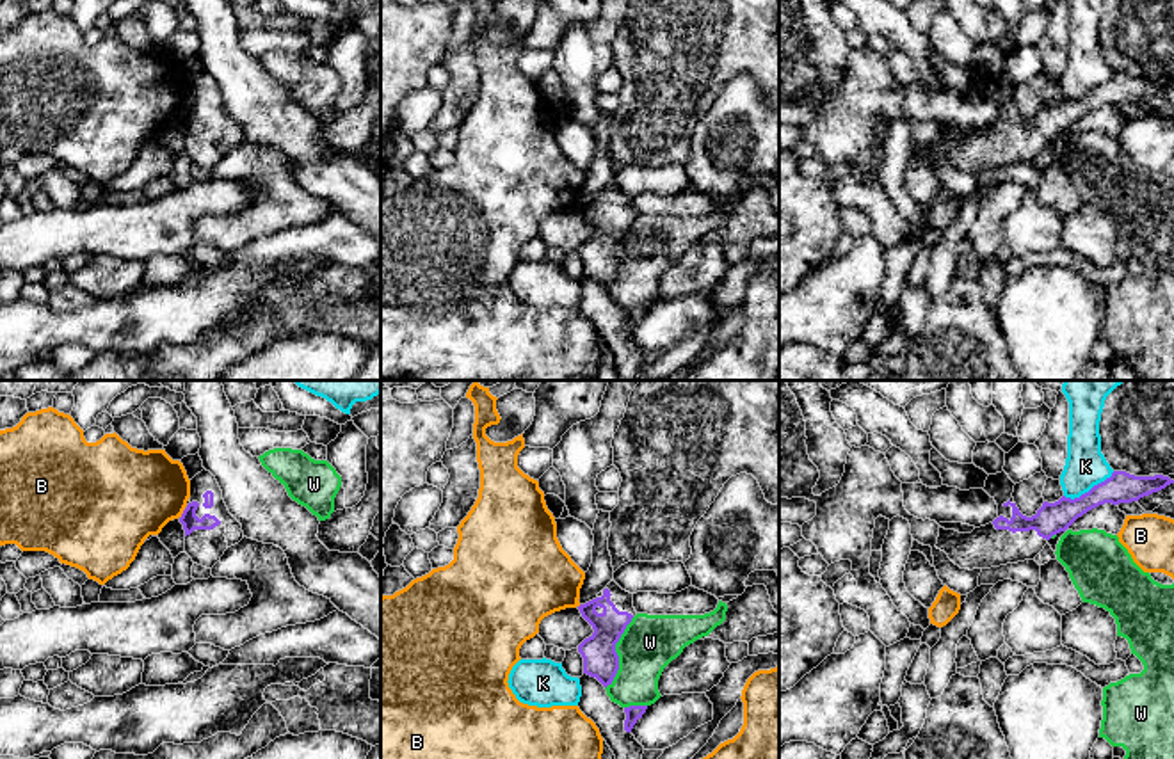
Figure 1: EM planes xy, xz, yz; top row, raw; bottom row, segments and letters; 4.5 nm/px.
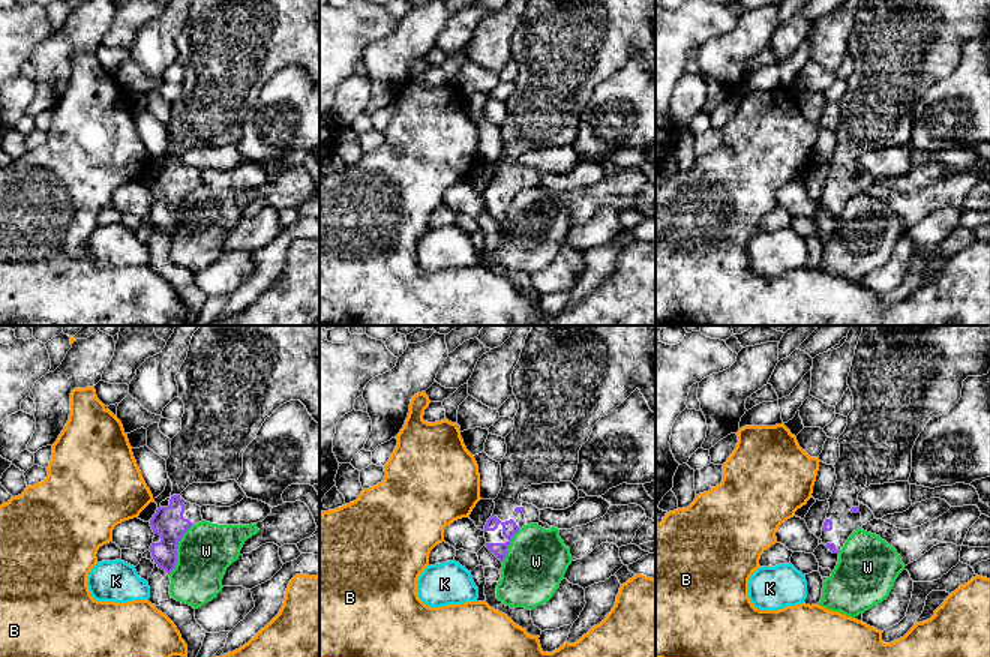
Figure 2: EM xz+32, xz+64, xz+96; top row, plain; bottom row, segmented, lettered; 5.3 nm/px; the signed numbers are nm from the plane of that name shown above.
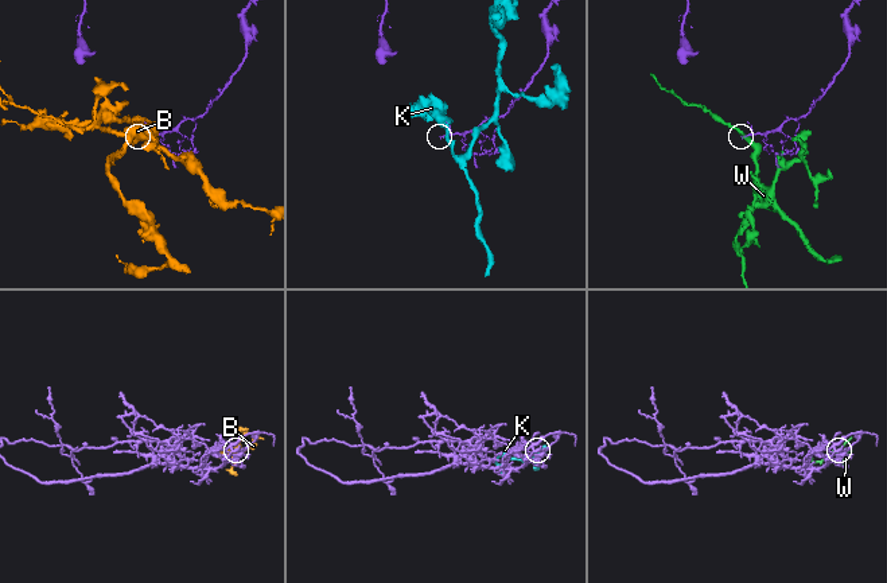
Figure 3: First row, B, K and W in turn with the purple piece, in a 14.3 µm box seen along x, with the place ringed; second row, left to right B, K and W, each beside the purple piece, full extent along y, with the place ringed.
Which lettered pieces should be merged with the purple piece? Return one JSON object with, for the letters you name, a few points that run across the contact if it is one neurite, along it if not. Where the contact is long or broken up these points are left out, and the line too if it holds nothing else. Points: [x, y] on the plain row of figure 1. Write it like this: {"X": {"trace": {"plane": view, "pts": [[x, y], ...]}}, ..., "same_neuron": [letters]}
{"same_neuron": []}

